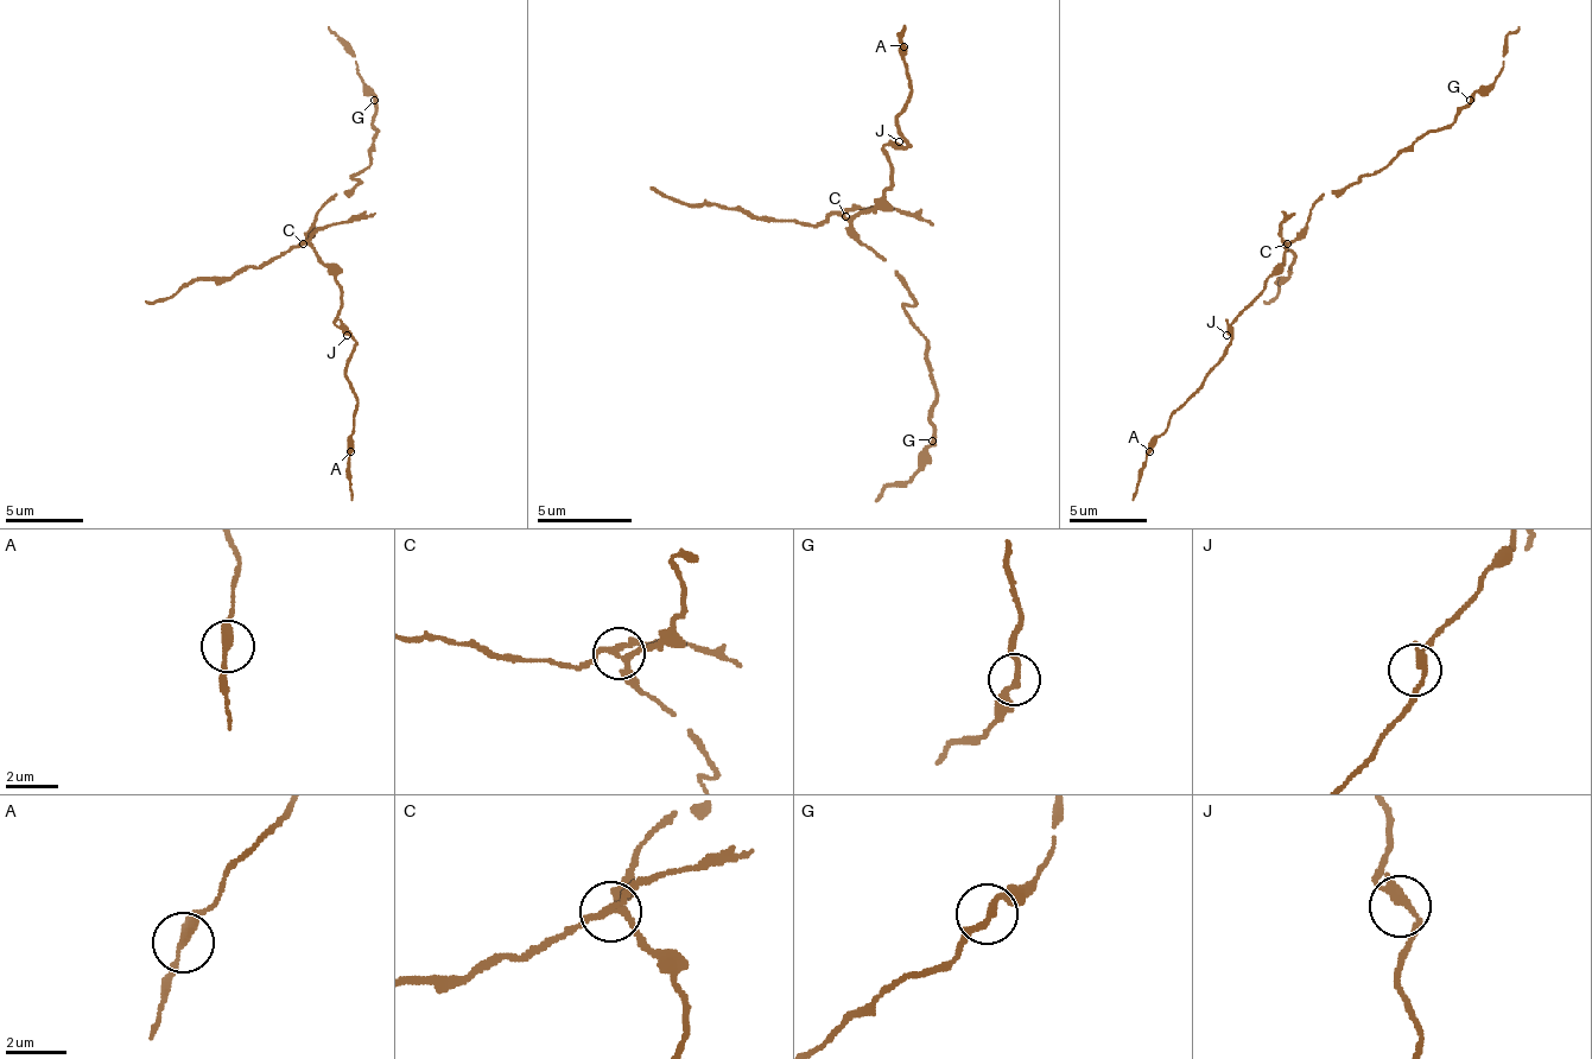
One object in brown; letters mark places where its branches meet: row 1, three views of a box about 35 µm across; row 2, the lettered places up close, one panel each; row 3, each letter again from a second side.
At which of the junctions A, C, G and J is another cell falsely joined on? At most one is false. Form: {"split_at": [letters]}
{"split_at": ["C"]}

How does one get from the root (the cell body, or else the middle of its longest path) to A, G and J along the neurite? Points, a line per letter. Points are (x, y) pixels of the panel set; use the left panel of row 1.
A: (316, 232), (309, 242), (340, 285), (340, 319), (355, 343), (347, 362), (355, 398), (350, 451)
G: (316, 232), (319, 208), (335, 192), (347, 192), (370, 162), (370, 146), (378, 134), (374, 100)
J: (316, 232), (309, 242), (340, 285), (340, 319), (347, 335)

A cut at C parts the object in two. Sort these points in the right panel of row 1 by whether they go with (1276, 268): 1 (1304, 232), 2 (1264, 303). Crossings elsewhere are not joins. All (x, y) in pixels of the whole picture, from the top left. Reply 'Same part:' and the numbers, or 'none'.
Same part: 1

